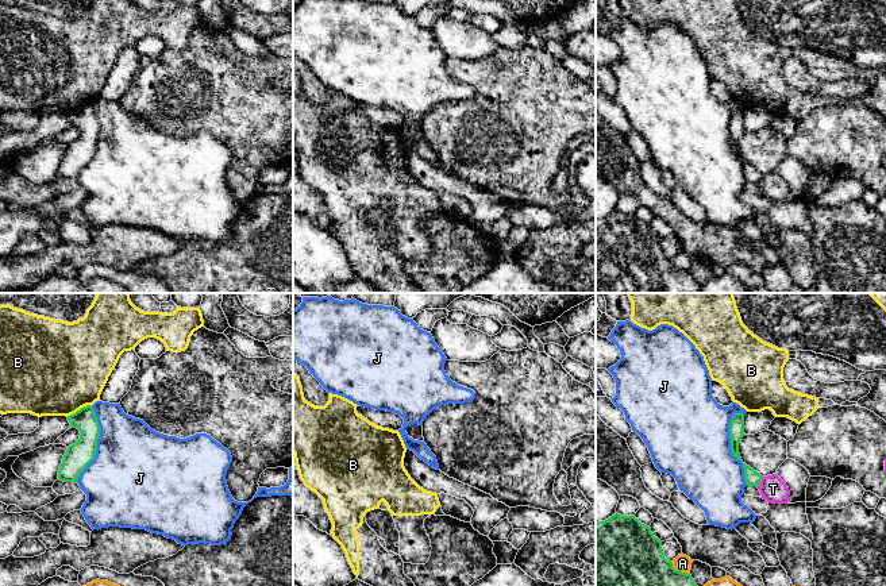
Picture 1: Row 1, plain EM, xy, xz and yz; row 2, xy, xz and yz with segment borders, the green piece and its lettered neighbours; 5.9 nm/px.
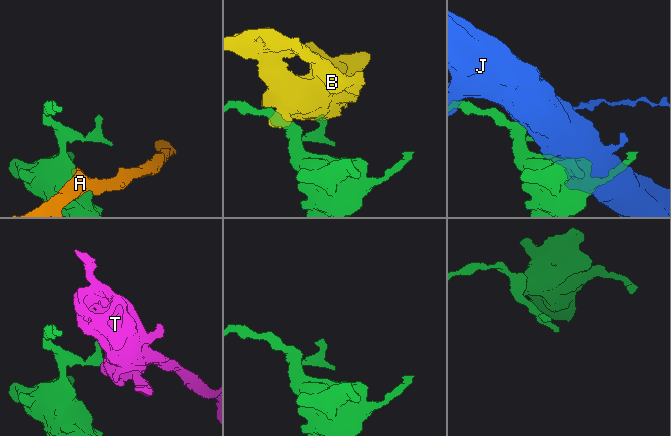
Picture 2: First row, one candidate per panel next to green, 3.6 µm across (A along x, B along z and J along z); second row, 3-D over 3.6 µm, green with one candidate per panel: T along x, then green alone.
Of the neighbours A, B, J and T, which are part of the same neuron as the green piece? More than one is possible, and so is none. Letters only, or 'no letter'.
no letter

